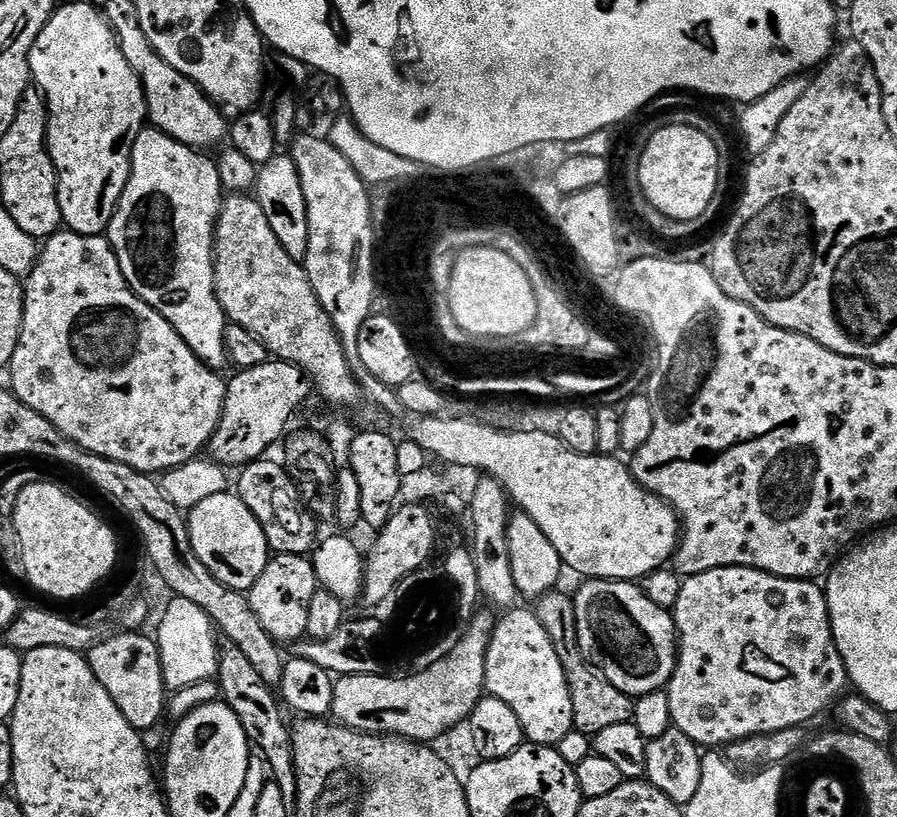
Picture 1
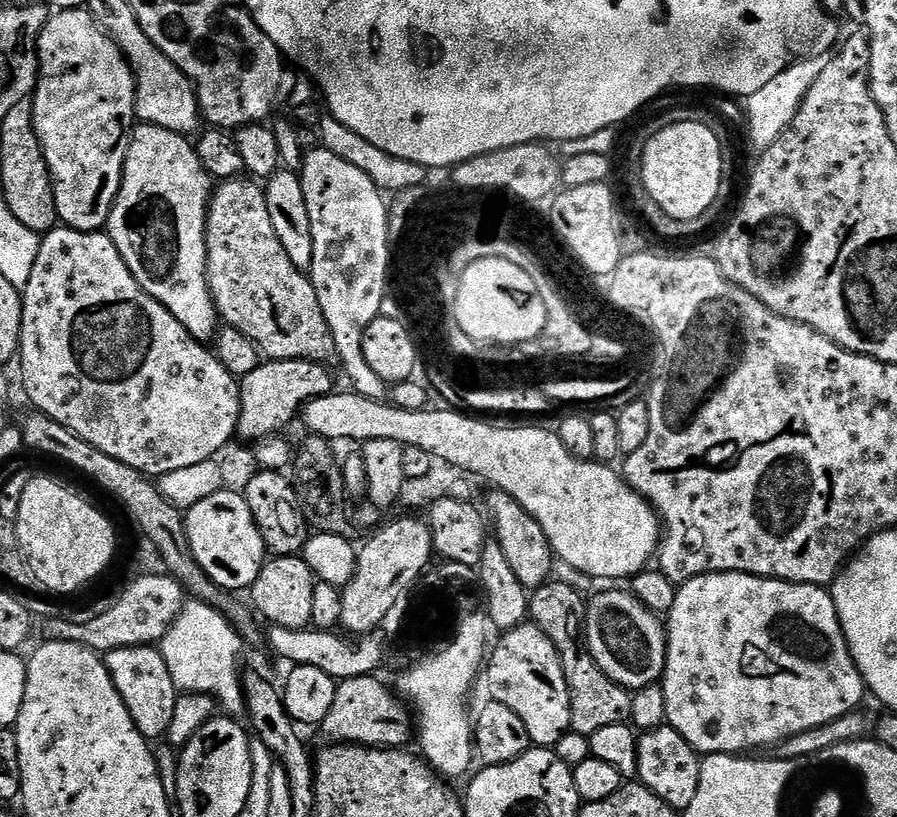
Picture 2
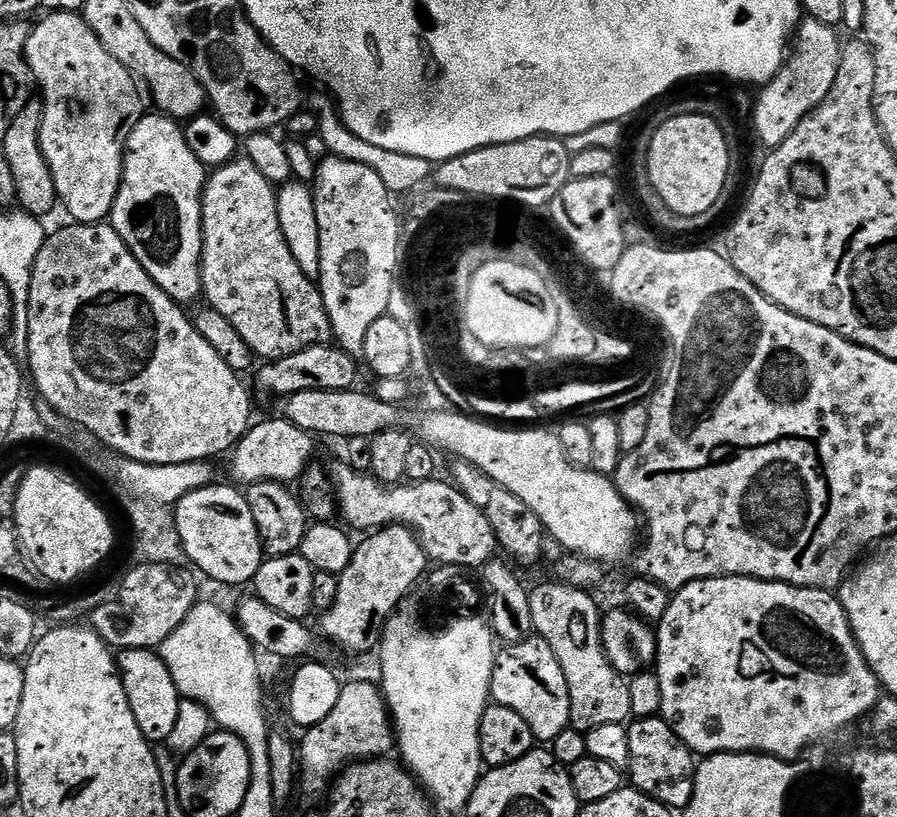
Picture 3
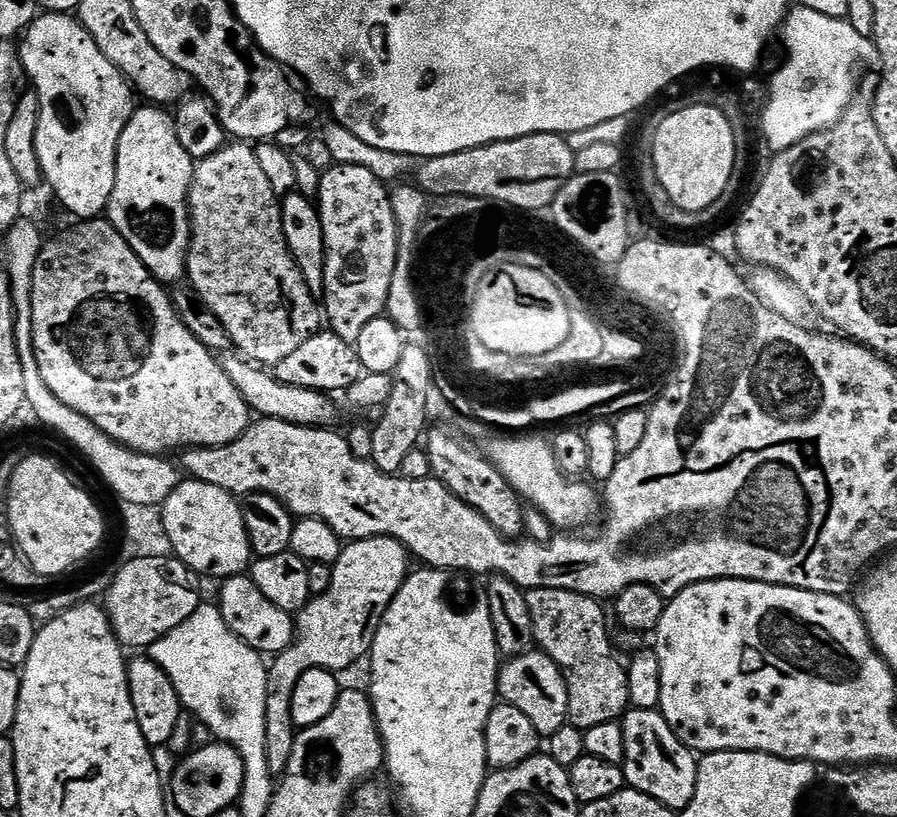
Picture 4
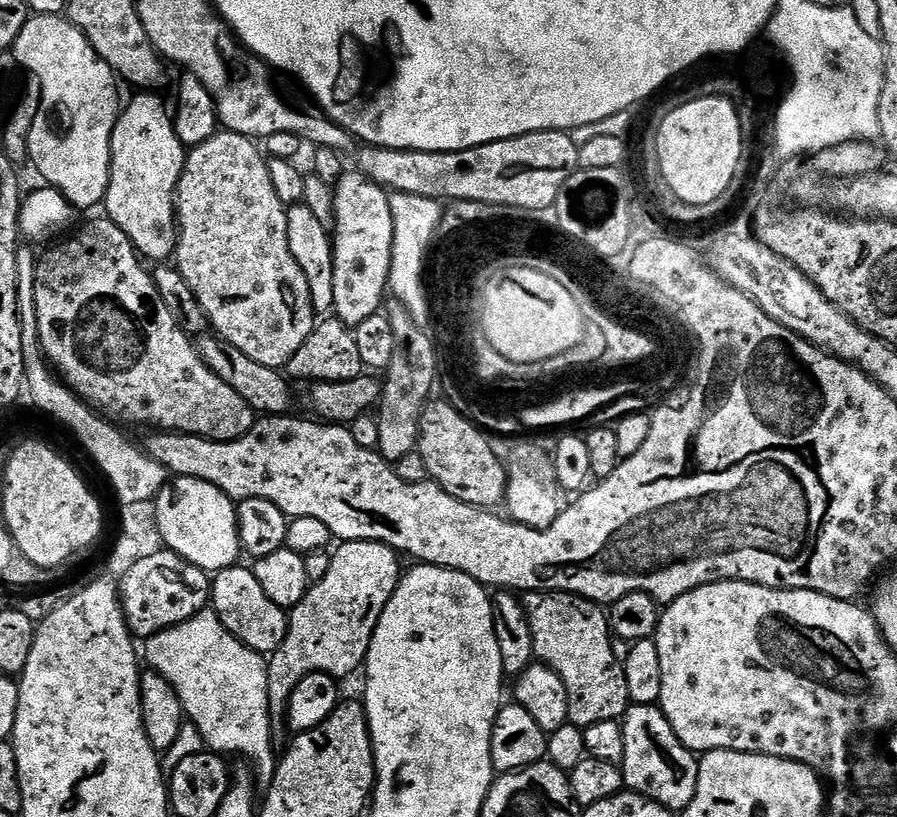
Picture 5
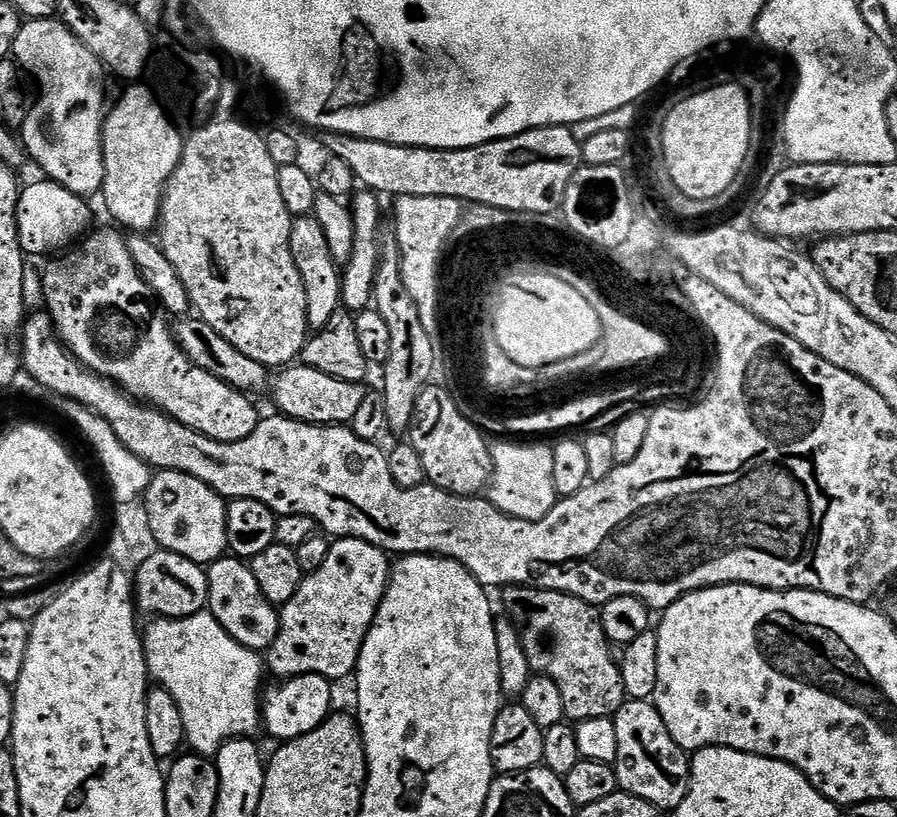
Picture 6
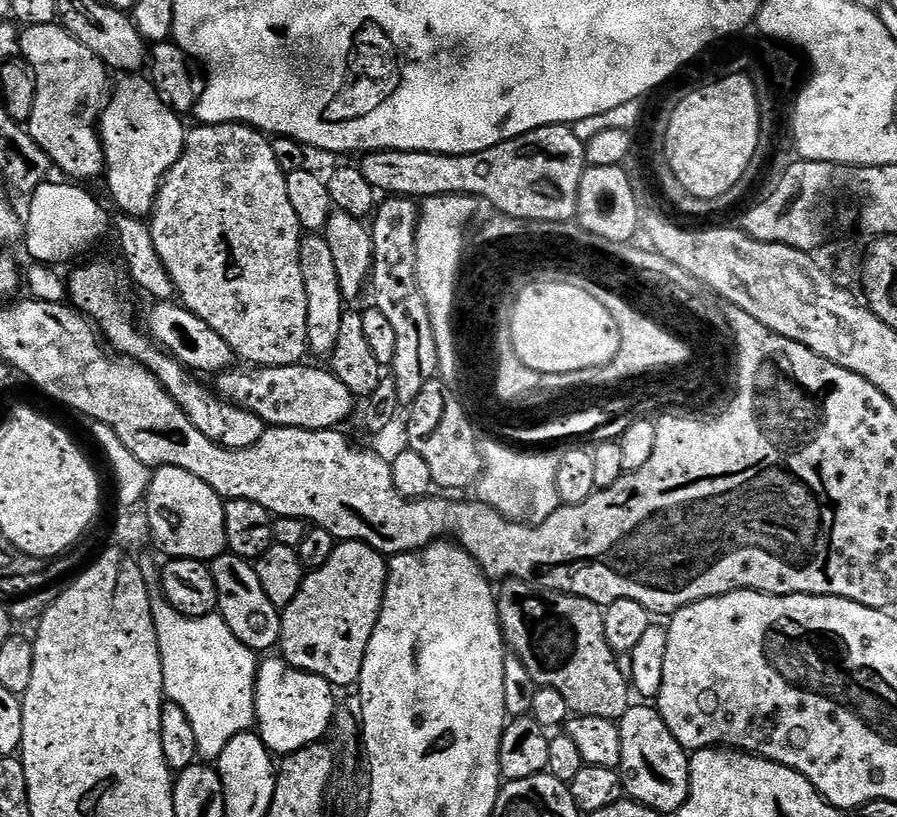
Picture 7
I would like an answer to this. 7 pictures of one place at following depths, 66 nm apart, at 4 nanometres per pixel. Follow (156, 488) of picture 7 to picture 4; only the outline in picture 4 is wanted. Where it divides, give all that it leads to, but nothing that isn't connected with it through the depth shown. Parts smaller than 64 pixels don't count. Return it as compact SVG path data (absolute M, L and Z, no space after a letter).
M184 478L174 494L166 498L160 513L166 526L166 534L170 536L173 553L193 572L204 578L227 578L243 576L249 571L254 553L248 541L241 501L231 492L218 486L210 486L201 480Z

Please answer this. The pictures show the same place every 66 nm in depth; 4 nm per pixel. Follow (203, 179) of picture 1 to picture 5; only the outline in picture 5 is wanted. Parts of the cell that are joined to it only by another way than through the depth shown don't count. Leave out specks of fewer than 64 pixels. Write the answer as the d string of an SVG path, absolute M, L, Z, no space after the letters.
M136 94L129 104L127 101L123 105L112 135L112 169L102 208L103 211L108 211L105 212L107 219L114 221L122 230L122 234L130 238L137 253L145 261L168 262L173 259L178 235L176 187L184 172L185 159L186 149L172 125L169 105L167 108L156 94Z

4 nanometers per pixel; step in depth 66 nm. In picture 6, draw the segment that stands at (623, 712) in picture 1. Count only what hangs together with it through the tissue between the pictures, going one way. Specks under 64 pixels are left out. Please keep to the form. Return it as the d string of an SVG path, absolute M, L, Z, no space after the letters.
M512 586L504 594L504 608L509 612L505 613L520 632L533 673L550 678L558 686L565 717L572 722L615 717L626 697L620 665L617 657L612 657L614 648L602 630L597 605L545 588Z

